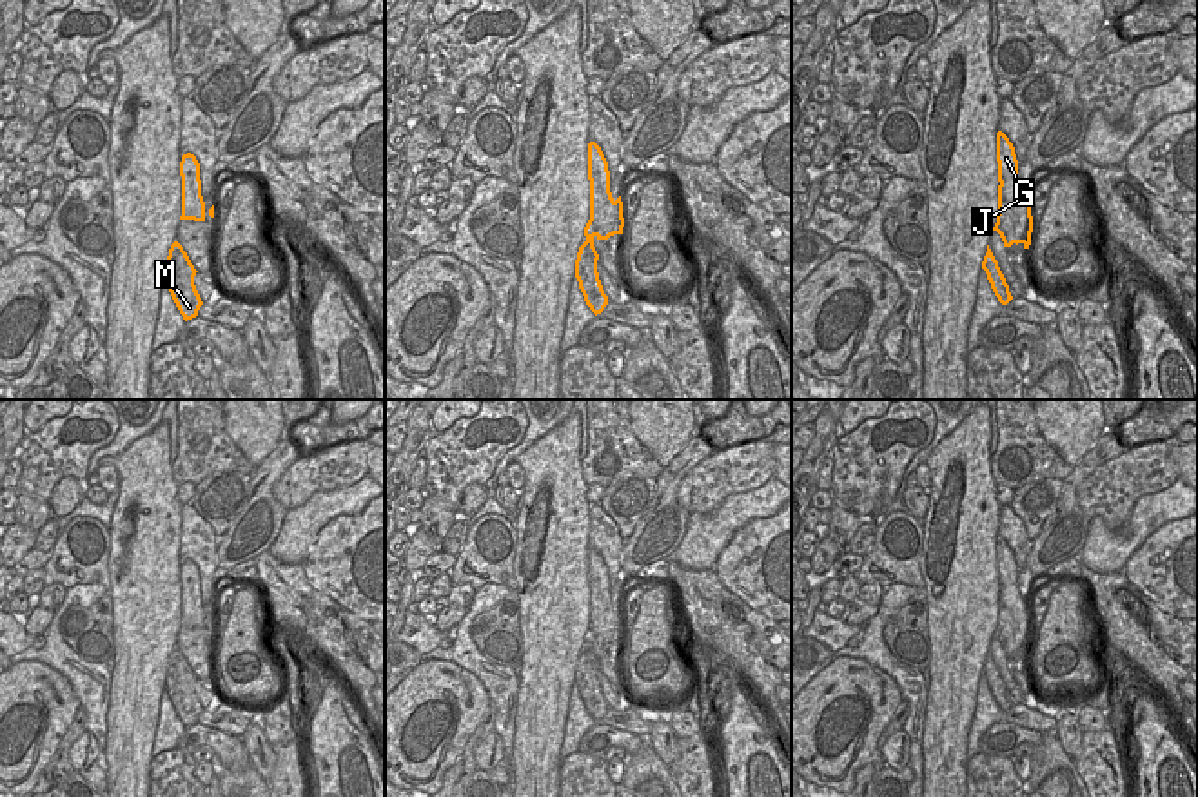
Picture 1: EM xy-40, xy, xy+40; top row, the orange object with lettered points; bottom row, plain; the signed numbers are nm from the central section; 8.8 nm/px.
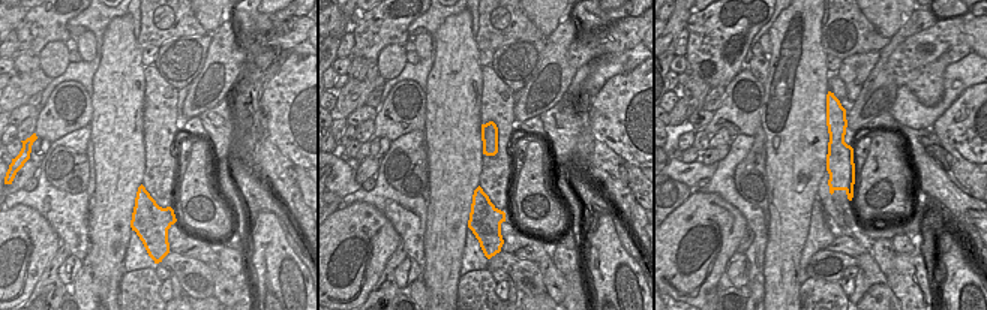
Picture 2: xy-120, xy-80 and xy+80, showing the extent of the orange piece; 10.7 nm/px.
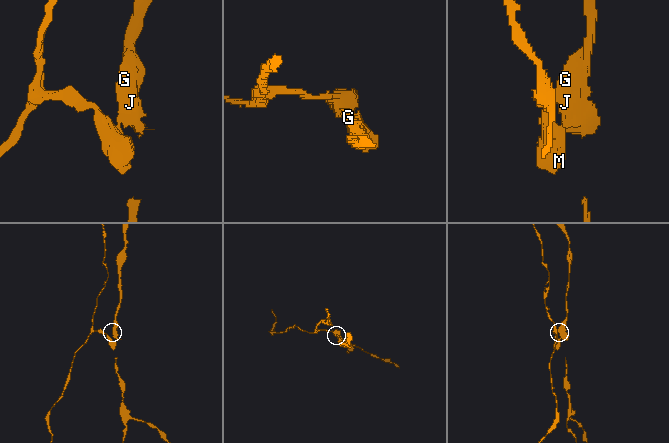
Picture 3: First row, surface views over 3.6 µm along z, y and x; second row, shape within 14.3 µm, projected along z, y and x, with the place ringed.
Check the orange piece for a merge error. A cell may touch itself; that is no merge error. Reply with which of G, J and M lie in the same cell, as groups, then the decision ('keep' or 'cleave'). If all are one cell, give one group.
groups G J / M; cleave

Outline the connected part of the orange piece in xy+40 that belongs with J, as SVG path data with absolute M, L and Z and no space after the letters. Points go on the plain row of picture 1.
M1002 537L997 539L997 568L1000 592L993 637L1000 641L1004 654L1022 650L1024 655L1029 655L1033 639L1031 597L1020 594L1015 554Z

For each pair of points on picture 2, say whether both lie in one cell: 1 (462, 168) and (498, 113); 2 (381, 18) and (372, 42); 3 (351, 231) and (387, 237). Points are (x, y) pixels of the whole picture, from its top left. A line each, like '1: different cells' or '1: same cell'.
1: different cells
2: same cell
3: same cell

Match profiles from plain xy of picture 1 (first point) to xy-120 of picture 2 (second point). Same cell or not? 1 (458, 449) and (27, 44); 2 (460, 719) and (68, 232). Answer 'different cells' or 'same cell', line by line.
1: same cell
2: different cells

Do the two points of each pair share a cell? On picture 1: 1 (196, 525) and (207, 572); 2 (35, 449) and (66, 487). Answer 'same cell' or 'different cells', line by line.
1: same cell
2: different cells

